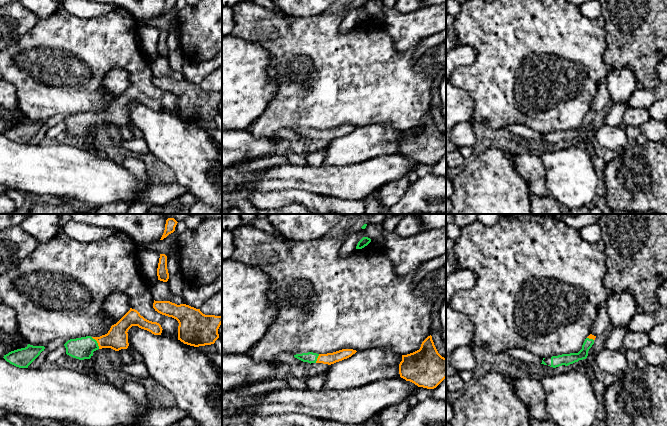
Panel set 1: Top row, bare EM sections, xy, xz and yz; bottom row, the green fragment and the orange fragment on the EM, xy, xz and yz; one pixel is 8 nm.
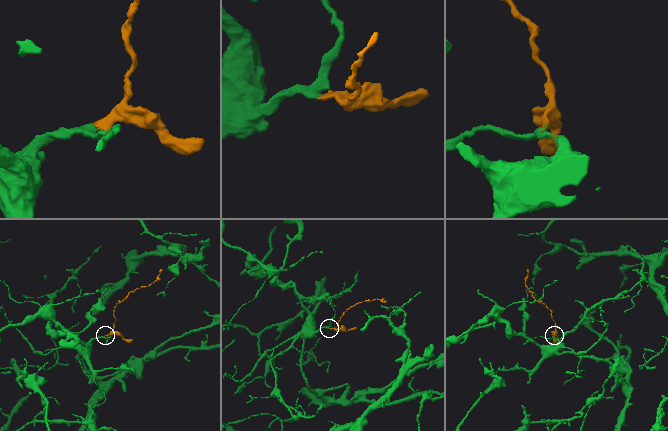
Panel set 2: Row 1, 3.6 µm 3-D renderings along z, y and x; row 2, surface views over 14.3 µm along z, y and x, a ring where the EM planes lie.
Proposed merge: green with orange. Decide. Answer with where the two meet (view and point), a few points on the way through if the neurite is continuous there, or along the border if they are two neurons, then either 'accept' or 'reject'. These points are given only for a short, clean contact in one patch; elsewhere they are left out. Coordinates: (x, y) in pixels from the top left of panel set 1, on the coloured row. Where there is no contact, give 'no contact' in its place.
meets green in xy at (96, 342); runs through xy (82, 348), (96, 342), (112, 340), (117, 337); accept

